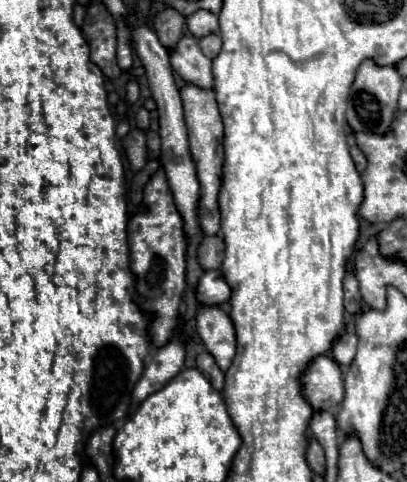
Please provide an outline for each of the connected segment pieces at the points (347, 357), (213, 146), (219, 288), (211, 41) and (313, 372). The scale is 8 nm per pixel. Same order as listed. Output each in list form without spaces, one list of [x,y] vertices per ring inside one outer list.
[[[340,334],[332,346],[332,356],[338,364],[344,364],[348,366],[352,360],[354,360],[354,354],[356,354],[356,344],[358,344],[358,338],[356,334]]]
[[[184,84],[180,88],[180,98],[184,104],[184,120],[188,128],[188,140],[190,140],[190,152],[196,162],[198,180],[200,180],[200,206],[198,206],[198,222],[204,230],[204,234],[216,234],[220,230],[220,210],[218,210],[218,192],[220,192],[220,172],[224,162],[224,148],[222,148],[222,120],[216,104],[214,90],[206,90],[194,84]]]
[[[208,270],[200,282],[198,282],[198,290],[196,290],[196,298],[202,304],[224,304],[230,300],[230,286],[224,280],[220,270]]]
[[[208,34],[204,38],[200,38],[200,48],[208,58],[216,58],[220,48],[222,48],[222,38],[220,34]]]
[[[316,356],[300,376],[302,396],[316,410],[330,410],[344,398],[344,382],[338,364],[328,356]]]

